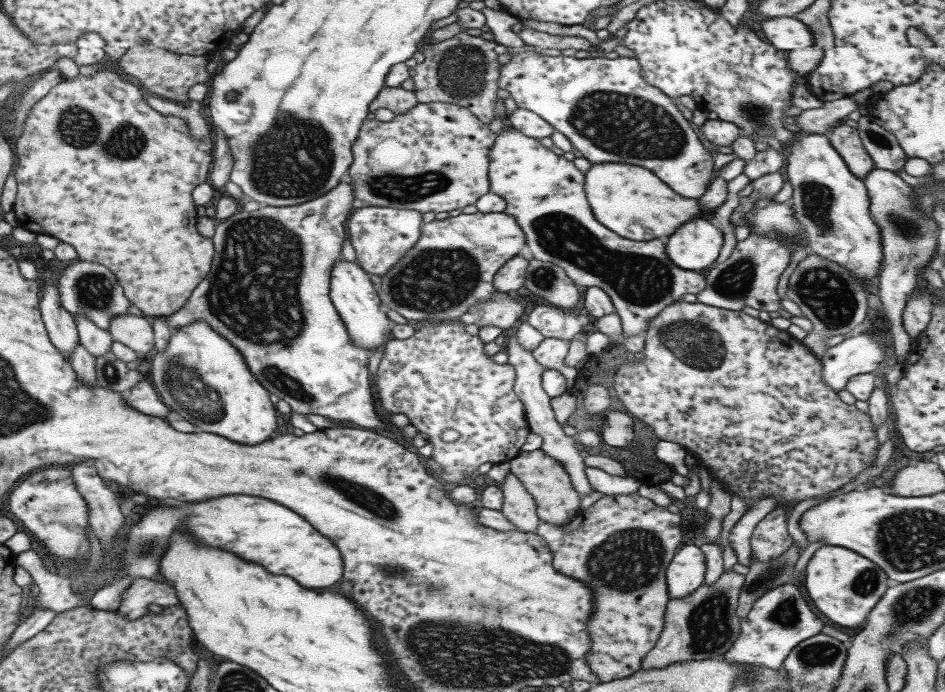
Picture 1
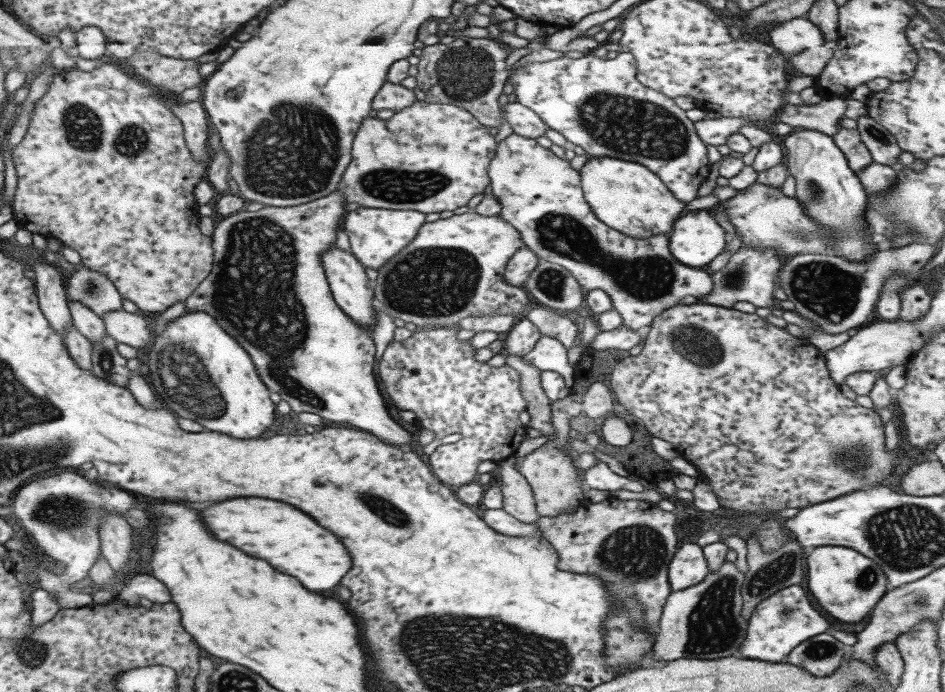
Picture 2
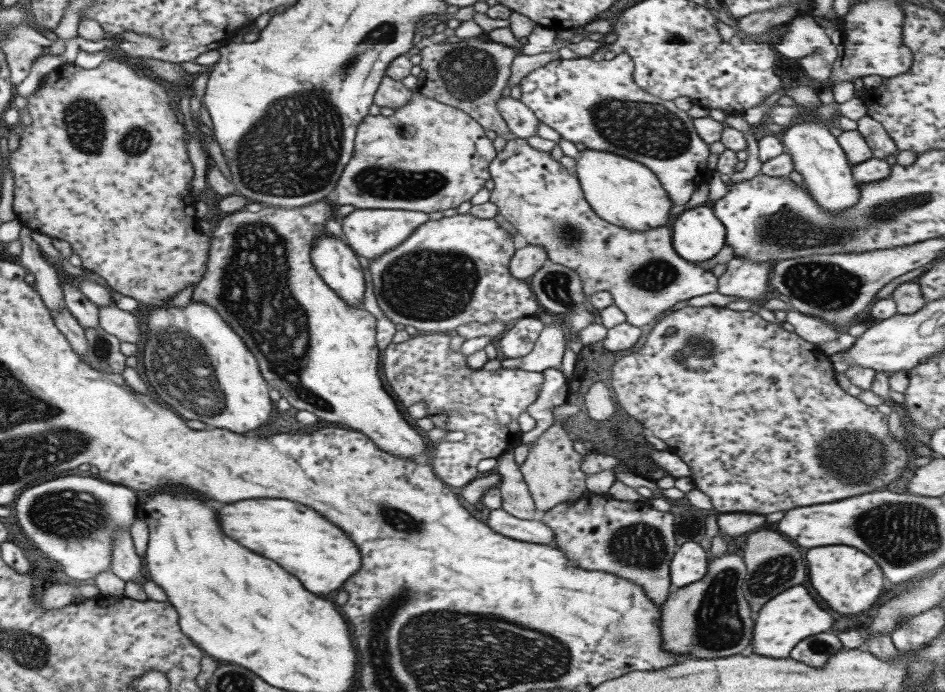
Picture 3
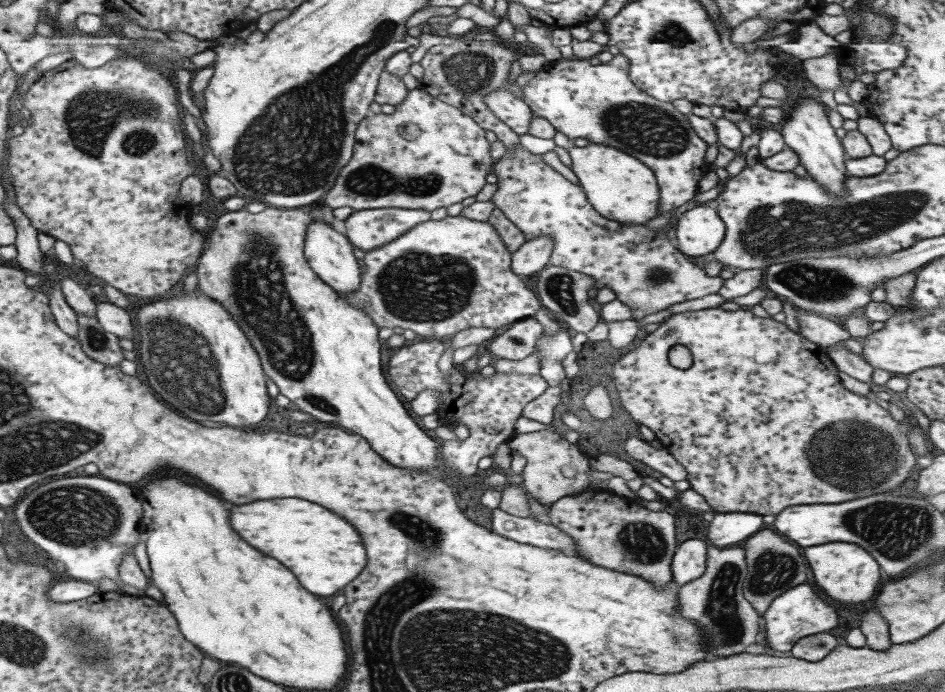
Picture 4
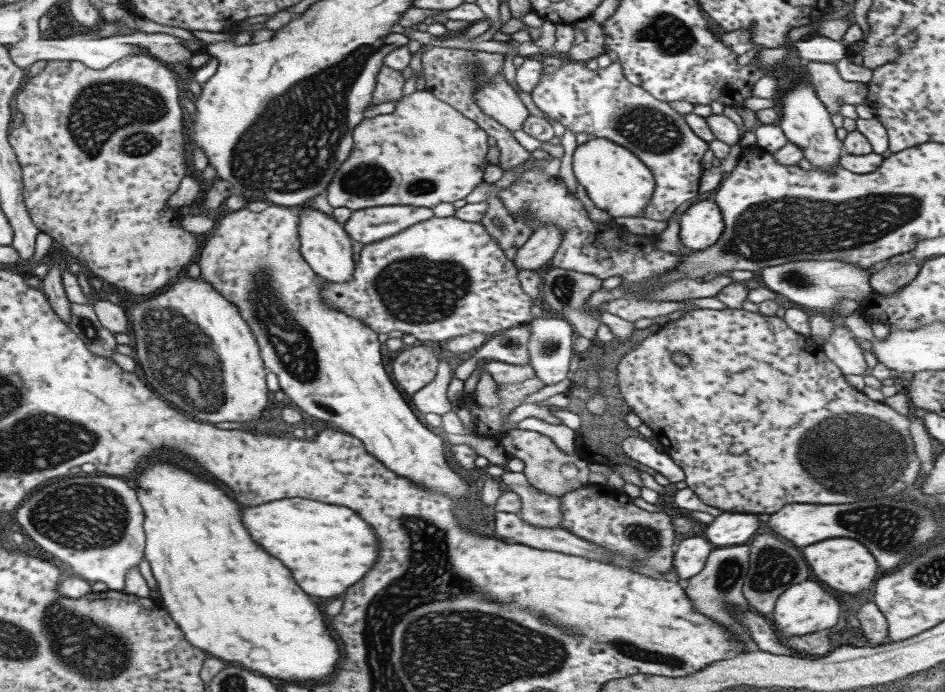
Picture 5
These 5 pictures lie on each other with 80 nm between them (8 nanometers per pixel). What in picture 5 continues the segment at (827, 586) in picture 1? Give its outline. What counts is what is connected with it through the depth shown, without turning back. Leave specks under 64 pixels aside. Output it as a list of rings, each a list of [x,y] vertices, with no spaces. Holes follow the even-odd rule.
[[[835,537],[810,544],[800,548],[806,563],[811,568],[813,576],[825,584],[829,589],[853,595],[869,588],[871,582],[875,580],[877,563],[874,556],[857,540],[849,537]]]

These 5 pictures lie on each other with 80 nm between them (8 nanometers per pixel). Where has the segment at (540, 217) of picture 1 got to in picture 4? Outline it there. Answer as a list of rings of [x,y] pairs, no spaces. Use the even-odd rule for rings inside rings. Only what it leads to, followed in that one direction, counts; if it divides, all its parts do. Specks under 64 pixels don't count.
[[[520,145],[512,148],[492,164],[491,170],[497,177],[497,189],[490,201],[523,233],[525,240],[536,236],[549,235],[553,239],[548,264],[562,266],[591,276],[595,280],[588,295],[593,301],[596,292],[605,285],[616,294],[616,299],[626,304],[632,310],[632,319],[637,322],[646,314],[656,313],[666,306],[715,294],[722,285],[718,275],[707,277],[702,266],[696,261],[683,256],[671,246],[663,230],[652,230],[643,225],[621,224],[617,221],[603,218],[588,202],[585,193],[579,185],[573,185],[561,174],[545,164],[539,154],[531,154]]]

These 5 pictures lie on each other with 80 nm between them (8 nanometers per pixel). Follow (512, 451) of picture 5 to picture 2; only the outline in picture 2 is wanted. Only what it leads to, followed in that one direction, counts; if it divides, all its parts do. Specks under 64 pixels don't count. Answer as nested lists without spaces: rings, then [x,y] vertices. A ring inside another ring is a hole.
[[[567,395],[561,400],[556,400],[550,403],[550,421],[554,430],[554,437],[535,448],[531,453],[525,456],[514,457],[515,463],[513,468],[523,476],[527,482],[534,499],[535,510],[538,517],[541,516],[559,516],[559,514],[571,514],[577,510],[577,506],[582,502],[583,490],[581,490],[581,482],[577,471],[573,468],[573,463],[569,456],[561,452],[561,447],[564,446],[567,440],[567,422],[569,419],[577,416],[582,412],[581,403],[577,403]]]

